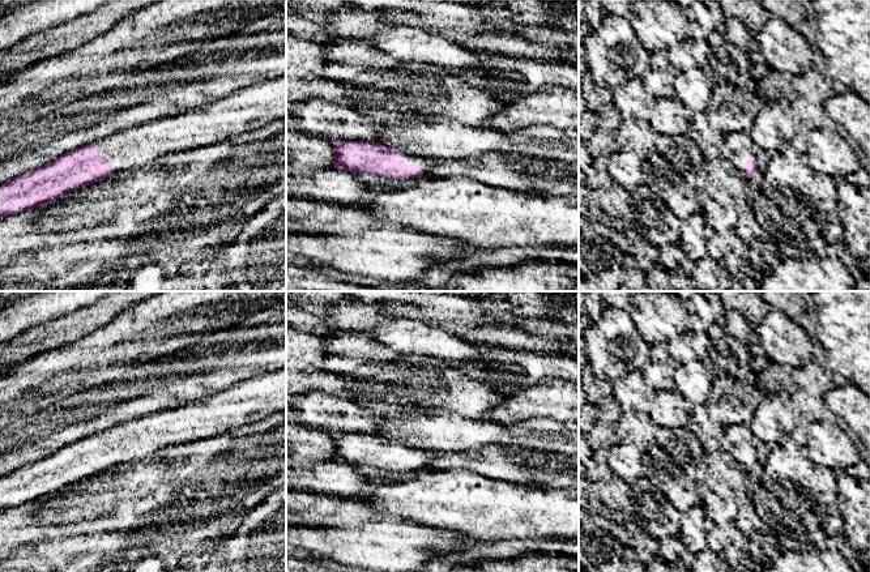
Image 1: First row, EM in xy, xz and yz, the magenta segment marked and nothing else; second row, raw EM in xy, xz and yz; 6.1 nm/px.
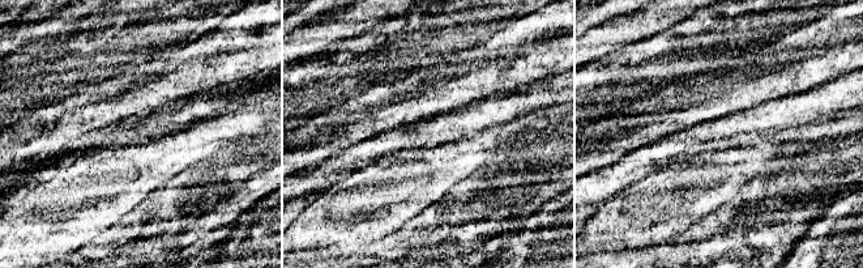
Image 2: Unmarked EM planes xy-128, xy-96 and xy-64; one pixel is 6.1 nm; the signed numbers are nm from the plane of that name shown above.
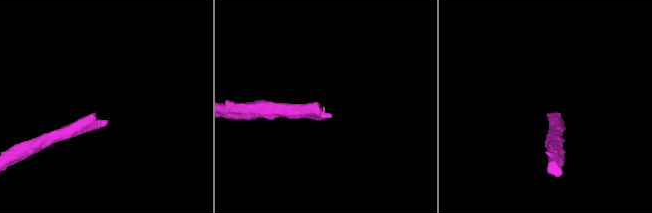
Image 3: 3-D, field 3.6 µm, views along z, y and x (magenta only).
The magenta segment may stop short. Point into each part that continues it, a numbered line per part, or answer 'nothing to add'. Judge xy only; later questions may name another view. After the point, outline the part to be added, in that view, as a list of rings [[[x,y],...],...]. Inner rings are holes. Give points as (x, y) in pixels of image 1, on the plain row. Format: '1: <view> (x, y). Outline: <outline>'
1: xy (252, 401). Outline: [[[286,367],[246,379],[219,393],[176,409],[120,423],[99,432],[99,447],[112,454],[112,466],[152,458],[169,445],[225,434],[230,430],[269,422],[286,414]]]

